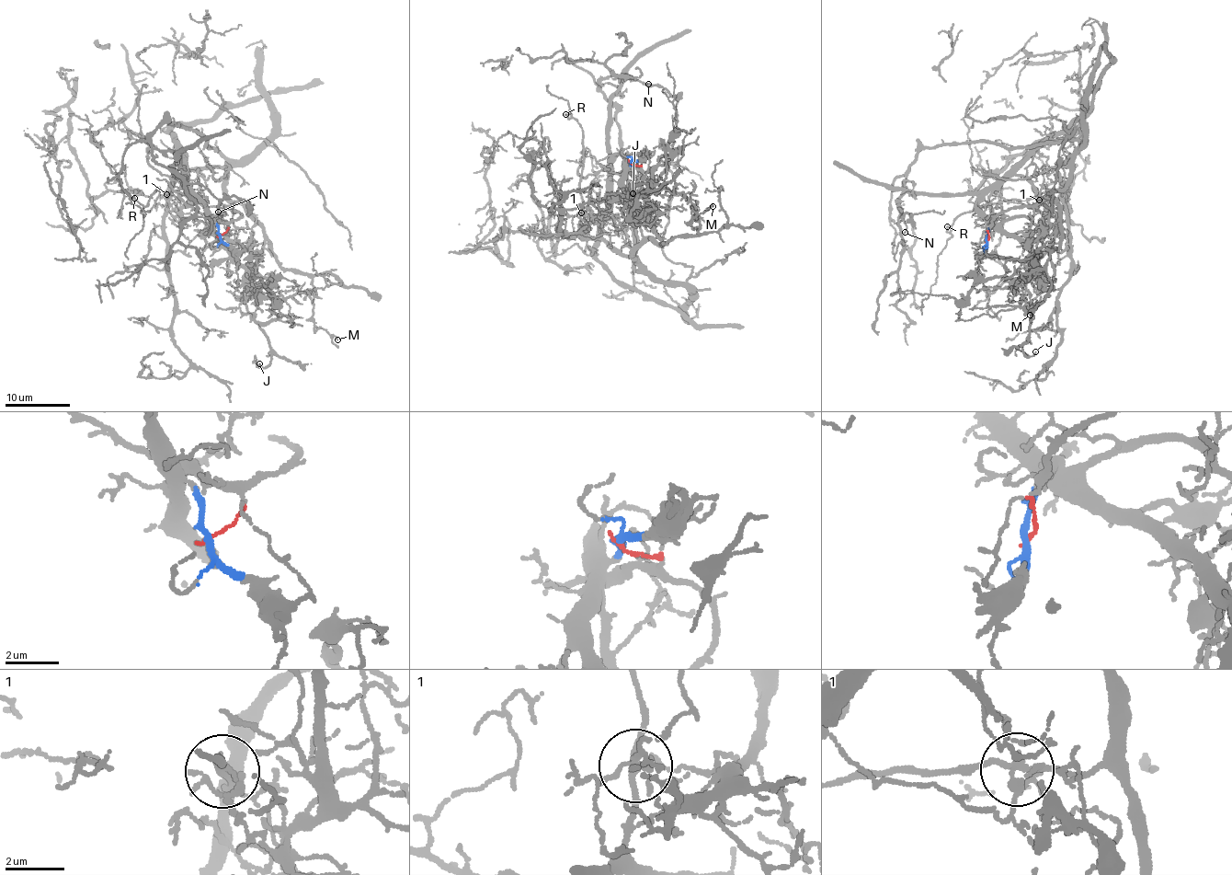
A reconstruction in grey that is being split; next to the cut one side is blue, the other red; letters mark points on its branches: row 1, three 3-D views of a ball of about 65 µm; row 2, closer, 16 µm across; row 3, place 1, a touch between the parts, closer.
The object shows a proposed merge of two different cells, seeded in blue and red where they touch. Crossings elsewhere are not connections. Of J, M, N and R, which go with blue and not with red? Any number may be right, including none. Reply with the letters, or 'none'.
none

